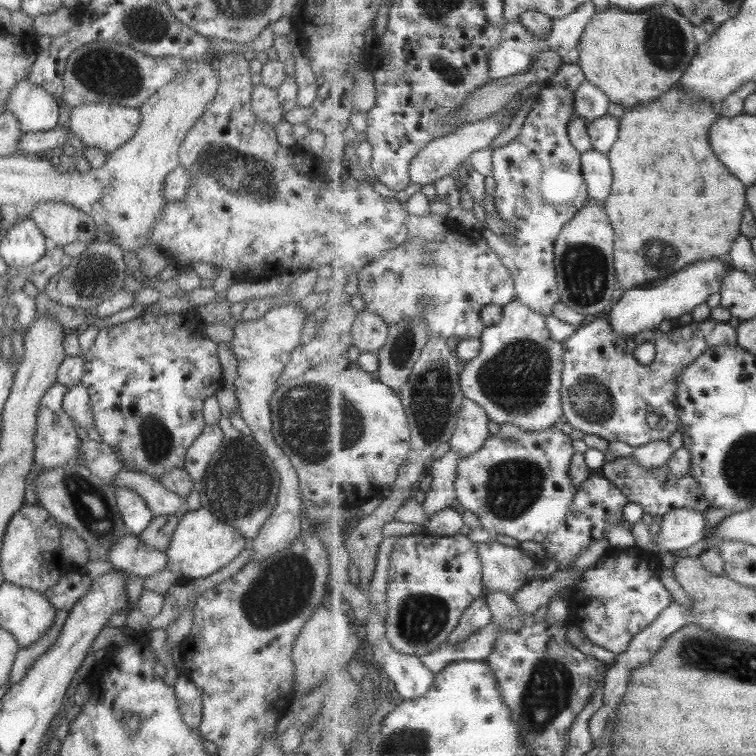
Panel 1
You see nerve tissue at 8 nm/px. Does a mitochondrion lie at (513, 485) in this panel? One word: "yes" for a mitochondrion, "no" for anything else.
yes

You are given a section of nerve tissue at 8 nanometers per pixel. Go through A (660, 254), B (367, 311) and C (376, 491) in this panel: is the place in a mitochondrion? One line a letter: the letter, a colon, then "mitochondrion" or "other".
A: mitochondrion
B: other
C: other

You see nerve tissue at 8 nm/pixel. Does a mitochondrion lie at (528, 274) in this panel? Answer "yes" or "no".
no

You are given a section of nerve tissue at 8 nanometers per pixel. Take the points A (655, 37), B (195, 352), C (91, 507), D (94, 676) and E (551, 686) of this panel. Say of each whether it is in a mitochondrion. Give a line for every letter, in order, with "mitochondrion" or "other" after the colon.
A: mitochondrion
B: other
C: mitochondrion
D: other
E: mitochondrion

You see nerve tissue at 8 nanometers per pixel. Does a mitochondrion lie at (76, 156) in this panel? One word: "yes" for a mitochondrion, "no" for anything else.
no

